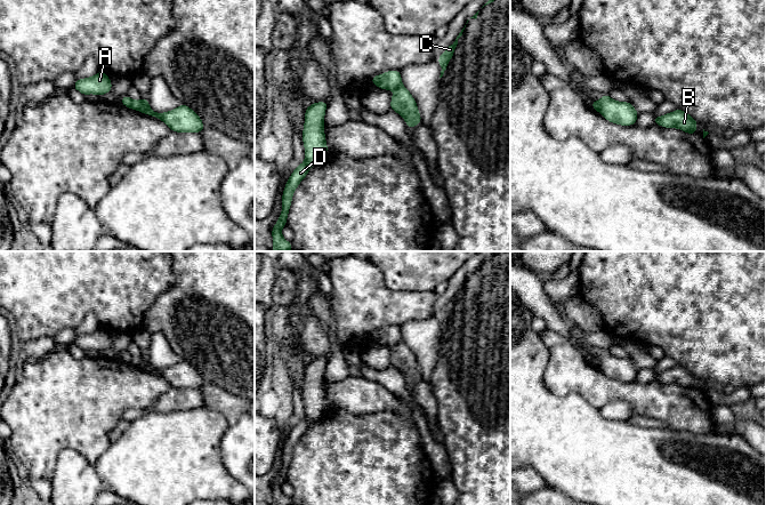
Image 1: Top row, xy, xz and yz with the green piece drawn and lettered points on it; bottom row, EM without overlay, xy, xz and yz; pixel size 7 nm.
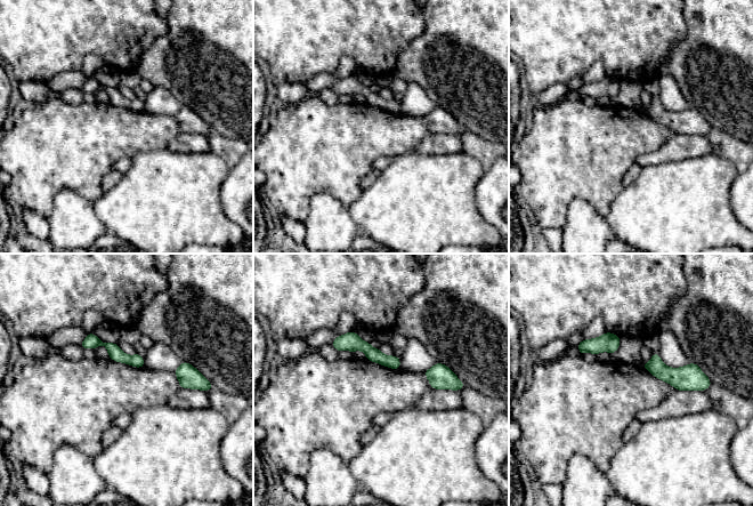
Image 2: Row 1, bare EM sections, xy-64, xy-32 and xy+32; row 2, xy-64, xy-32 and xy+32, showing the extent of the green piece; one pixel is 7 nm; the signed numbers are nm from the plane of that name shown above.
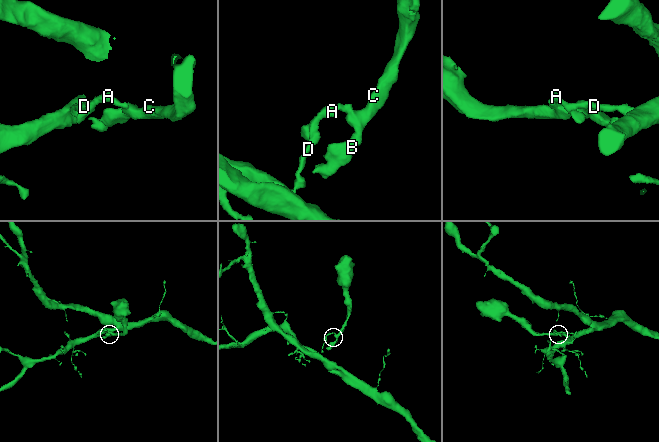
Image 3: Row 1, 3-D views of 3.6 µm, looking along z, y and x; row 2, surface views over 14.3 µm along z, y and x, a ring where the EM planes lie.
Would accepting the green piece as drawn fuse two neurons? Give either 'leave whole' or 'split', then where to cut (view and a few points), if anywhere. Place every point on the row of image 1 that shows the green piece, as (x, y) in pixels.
split; cut xy (143, 99), (144, 107), (140, 111)

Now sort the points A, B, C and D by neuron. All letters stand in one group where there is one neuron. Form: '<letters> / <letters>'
A D / B C

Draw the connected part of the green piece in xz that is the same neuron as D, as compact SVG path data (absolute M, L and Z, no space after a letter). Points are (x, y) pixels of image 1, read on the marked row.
M317 102L308 105L305 112L303 142L305 147L305 162L297 166L289 177L282 195L282 213L277 223L273 226L272 238L274 241L272 251L291 251L292 243L282 235L282 229L287 224L289 209L292 202L295 190L307 176L312 166L319 165L328 153L328 145L324 134L324 114L328 107L326 102Z

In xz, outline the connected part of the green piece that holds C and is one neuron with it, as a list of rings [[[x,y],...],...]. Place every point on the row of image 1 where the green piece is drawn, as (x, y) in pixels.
[[[465,27],[461,30],[461,32],[459,33],[459,35],[457,37],[455,41],[453,43],[451,43],[446,49],[445,51],[437,58],[441,67],[442,67],[442,71],[441,71],[441,75],[440,78],[443,77],[444,74],[444,71],[446,70],[446,66],[450,62],[450,59],[452,58],[453,54],[454,54],[454,50],[455,50],[455,47],[458,45],[458,39],[462,35],[462,32],[463,32]]]

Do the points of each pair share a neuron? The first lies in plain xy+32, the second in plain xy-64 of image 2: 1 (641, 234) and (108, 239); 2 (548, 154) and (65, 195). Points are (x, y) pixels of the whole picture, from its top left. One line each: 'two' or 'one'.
1: two
2: two

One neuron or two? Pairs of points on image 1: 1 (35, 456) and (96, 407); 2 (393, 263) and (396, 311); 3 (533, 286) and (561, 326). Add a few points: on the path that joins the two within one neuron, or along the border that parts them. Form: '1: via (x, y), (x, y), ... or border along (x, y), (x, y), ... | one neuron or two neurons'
1: via (50, 441), (81, 410) | one neuron
2: border along (378, 269), (384, 283), (390, 289), (421, 291) | two neurons
3: via (533, 296), (550, 315) | one neuron

